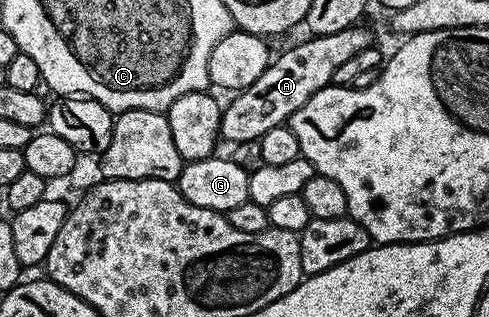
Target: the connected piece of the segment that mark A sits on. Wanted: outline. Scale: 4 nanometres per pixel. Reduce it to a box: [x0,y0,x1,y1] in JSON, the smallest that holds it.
[220,25,374,143]

